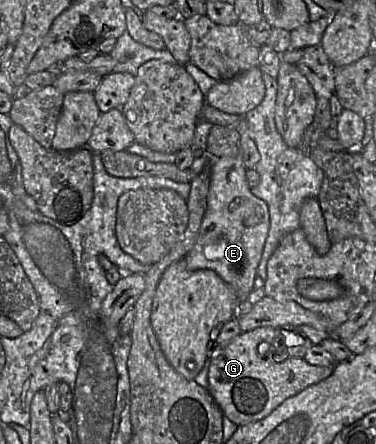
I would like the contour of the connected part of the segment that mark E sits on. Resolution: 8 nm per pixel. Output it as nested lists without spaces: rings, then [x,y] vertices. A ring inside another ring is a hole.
[[[241,155],[214,160],[208,165],[210,186],[206,213],[193,248],[184,257],[188,270],[210,269],[230,285],[239,300],[254,289],[257,268],[270,227],[269,207],[255,197],[246,179]]]

